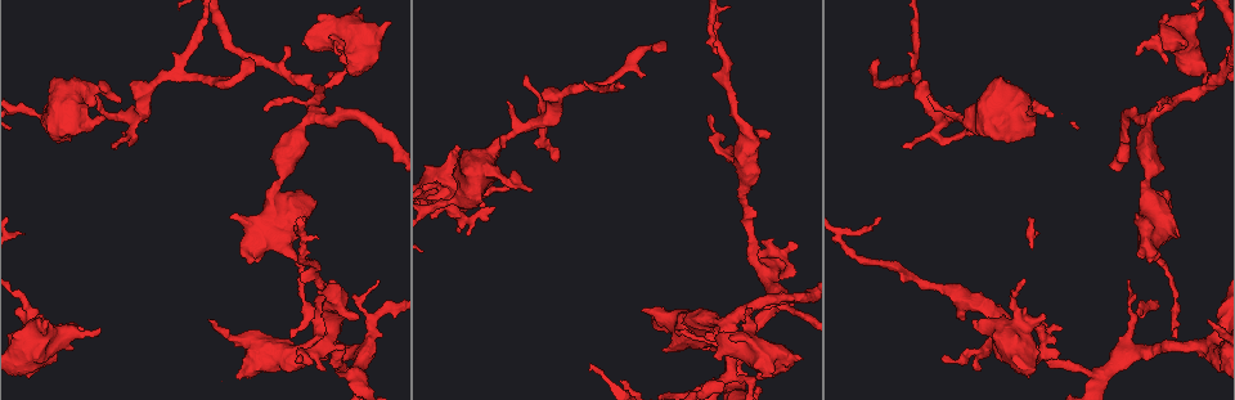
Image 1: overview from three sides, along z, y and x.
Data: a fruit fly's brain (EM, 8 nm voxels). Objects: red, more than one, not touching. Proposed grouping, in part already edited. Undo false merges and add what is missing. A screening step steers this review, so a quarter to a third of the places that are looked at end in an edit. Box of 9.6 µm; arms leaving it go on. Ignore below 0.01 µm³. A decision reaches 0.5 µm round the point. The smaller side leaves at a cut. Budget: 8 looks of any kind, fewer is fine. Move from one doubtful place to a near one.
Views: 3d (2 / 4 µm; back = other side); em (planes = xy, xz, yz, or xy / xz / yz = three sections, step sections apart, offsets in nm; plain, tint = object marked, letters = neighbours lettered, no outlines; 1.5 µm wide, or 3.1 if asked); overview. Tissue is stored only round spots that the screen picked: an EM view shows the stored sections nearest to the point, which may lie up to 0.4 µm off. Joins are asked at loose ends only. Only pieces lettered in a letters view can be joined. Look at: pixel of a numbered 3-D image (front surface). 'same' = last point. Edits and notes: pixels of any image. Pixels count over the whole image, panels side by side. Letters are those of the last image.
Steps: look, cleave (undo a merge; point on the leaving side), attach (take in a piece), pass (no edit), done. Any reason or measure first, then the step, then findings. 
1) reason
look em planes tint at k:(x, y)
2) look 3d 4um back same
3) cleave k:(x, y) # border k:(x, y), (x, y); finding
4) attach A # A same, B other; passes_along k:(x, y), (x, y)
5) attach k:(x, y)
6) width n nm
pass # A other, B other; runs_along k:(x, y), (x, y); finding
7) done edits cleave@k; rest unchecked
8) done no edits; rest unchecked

branch stops here
look em planes letters at 1:(665, 48)

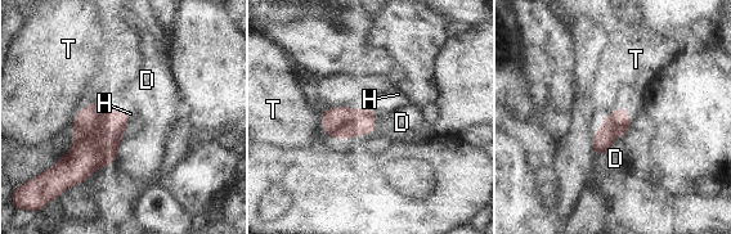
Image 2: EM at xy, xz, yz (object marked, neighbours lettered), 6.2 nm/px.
width 150 nm
attach H # D other, H same, T other; it goes on there

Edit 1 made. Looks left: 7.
look overview

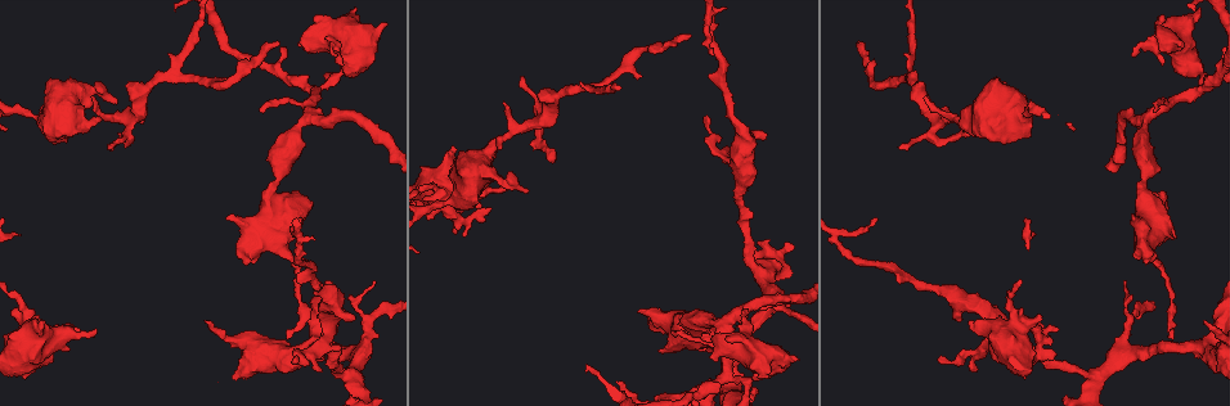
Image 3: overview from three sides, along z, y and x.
an open end
look em planes tint at 3:(799, 359)

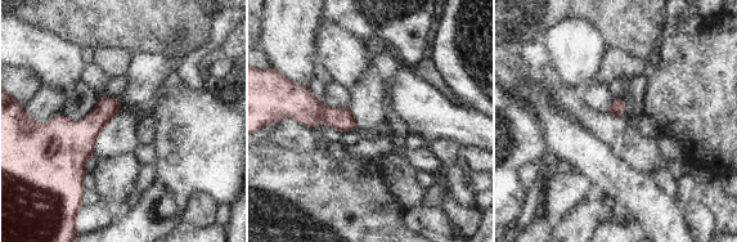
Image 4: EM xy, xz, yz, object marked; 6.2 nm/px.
see the neighbours
look em planes letters same

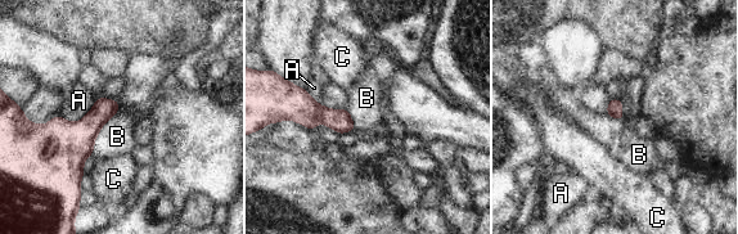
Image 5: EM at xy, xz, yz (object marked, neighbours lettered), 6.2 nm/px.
pass # A other, B other, C other; border 5:(120, 107), (97, 135), (91, 154); no lettered piece goes on from it

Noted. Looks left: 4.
look em planes plain at 3:(1133, 216)

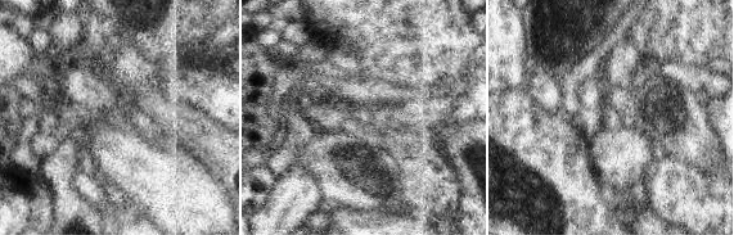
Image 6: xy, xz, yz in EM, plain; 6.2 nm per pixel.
where the object lies
look em planes tint same

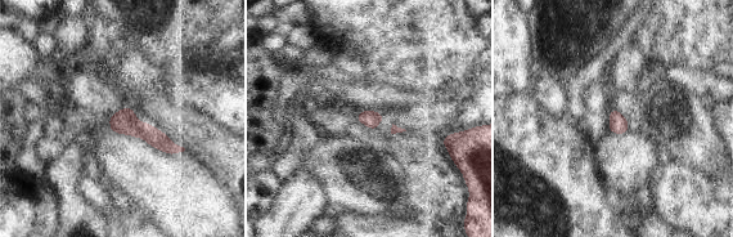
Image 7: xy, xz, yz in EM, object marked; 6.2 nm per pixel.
see the neighbours
look em planes letters same

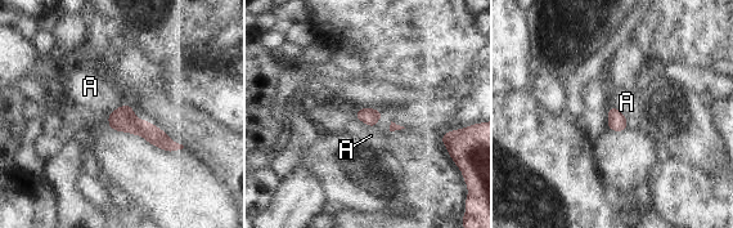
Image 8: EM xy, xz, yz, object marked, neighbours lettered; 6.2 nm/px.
pass # A other; runs_along 8:(111, 119), (122, 119), (174, 146); no lettered piece goes on from it

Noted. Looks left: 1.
done edits attach@2; rest unchecked

